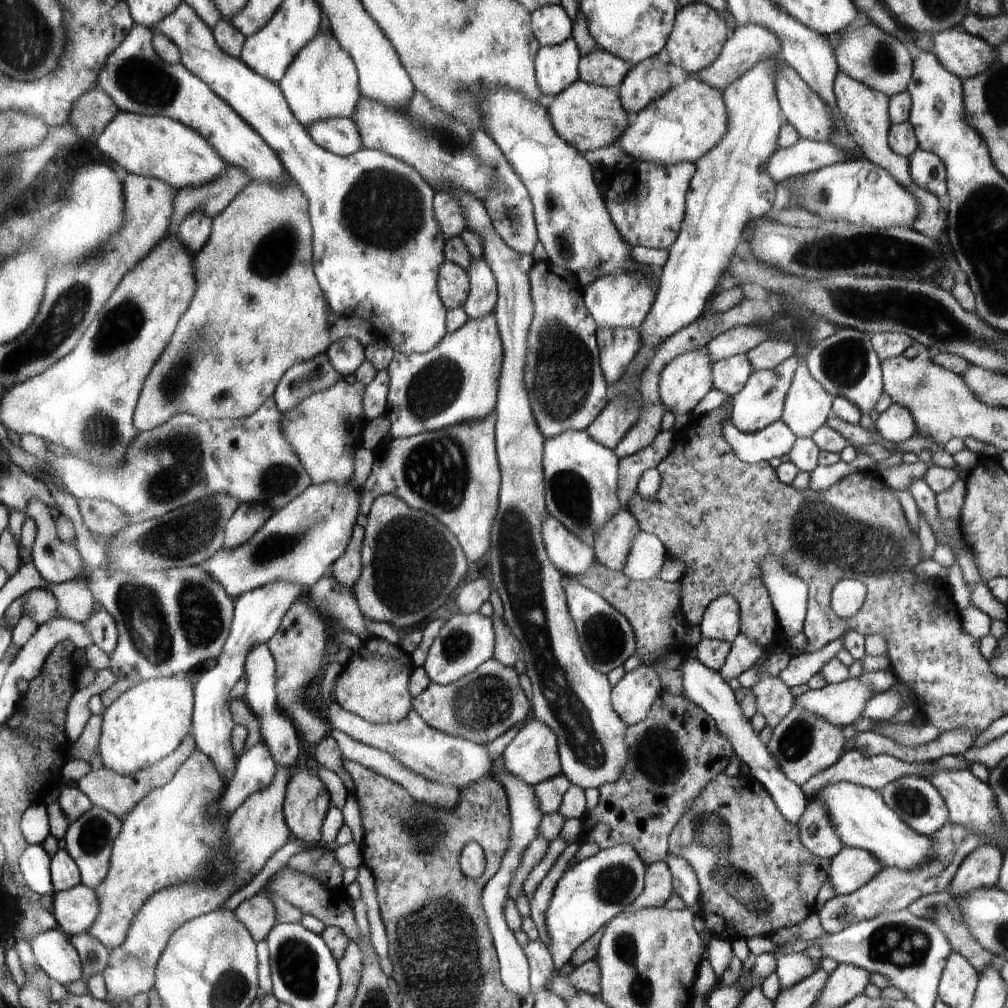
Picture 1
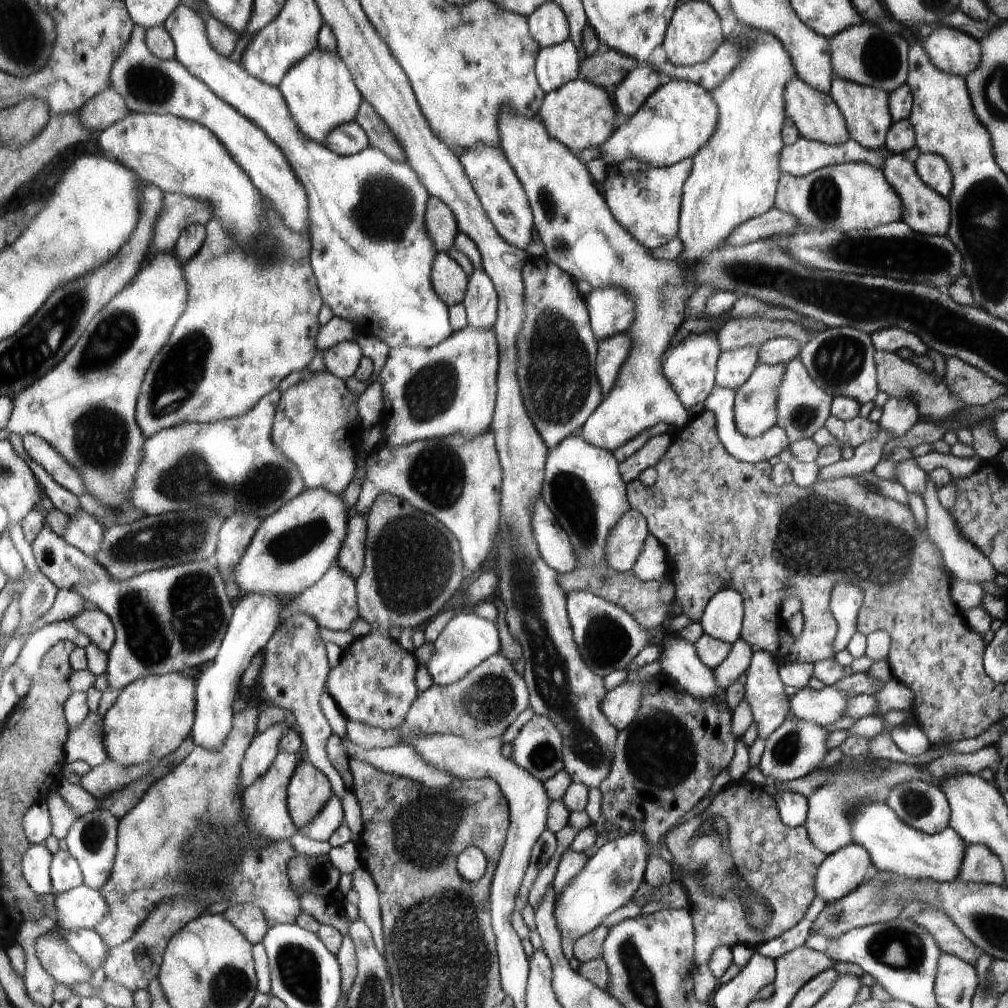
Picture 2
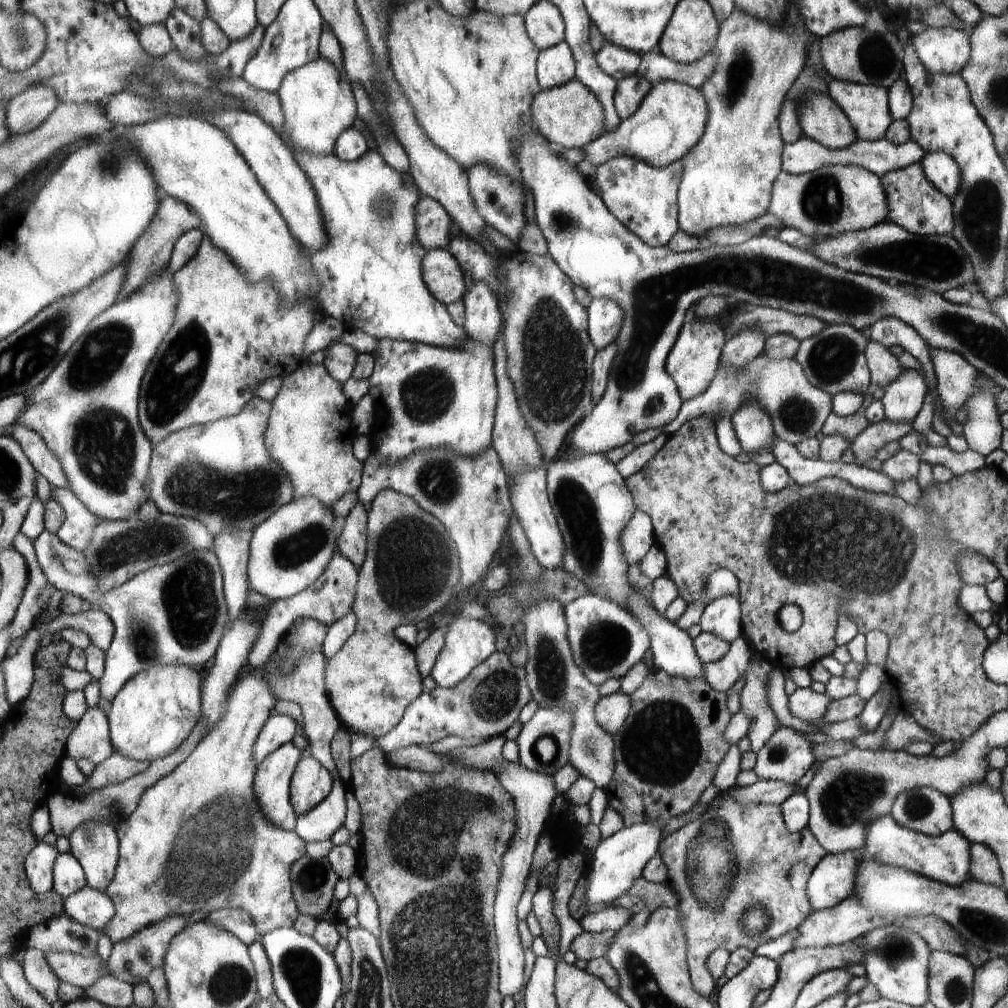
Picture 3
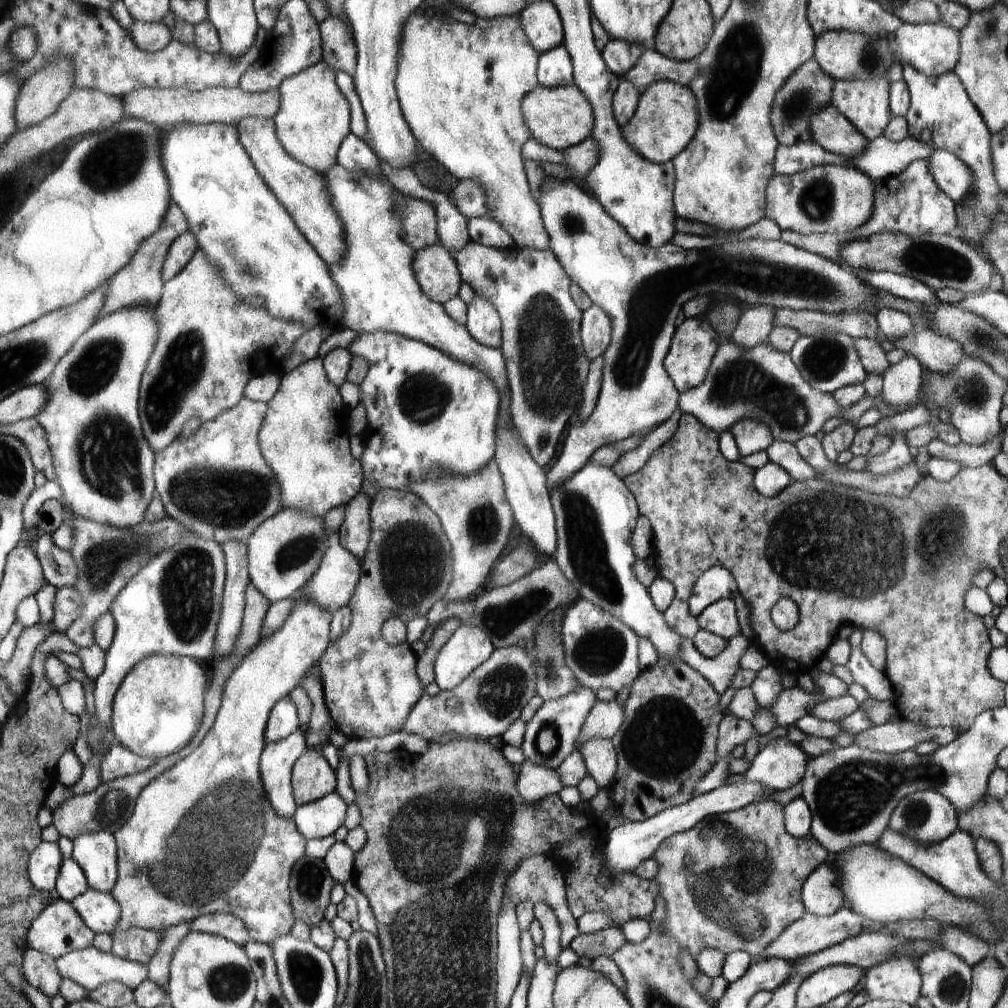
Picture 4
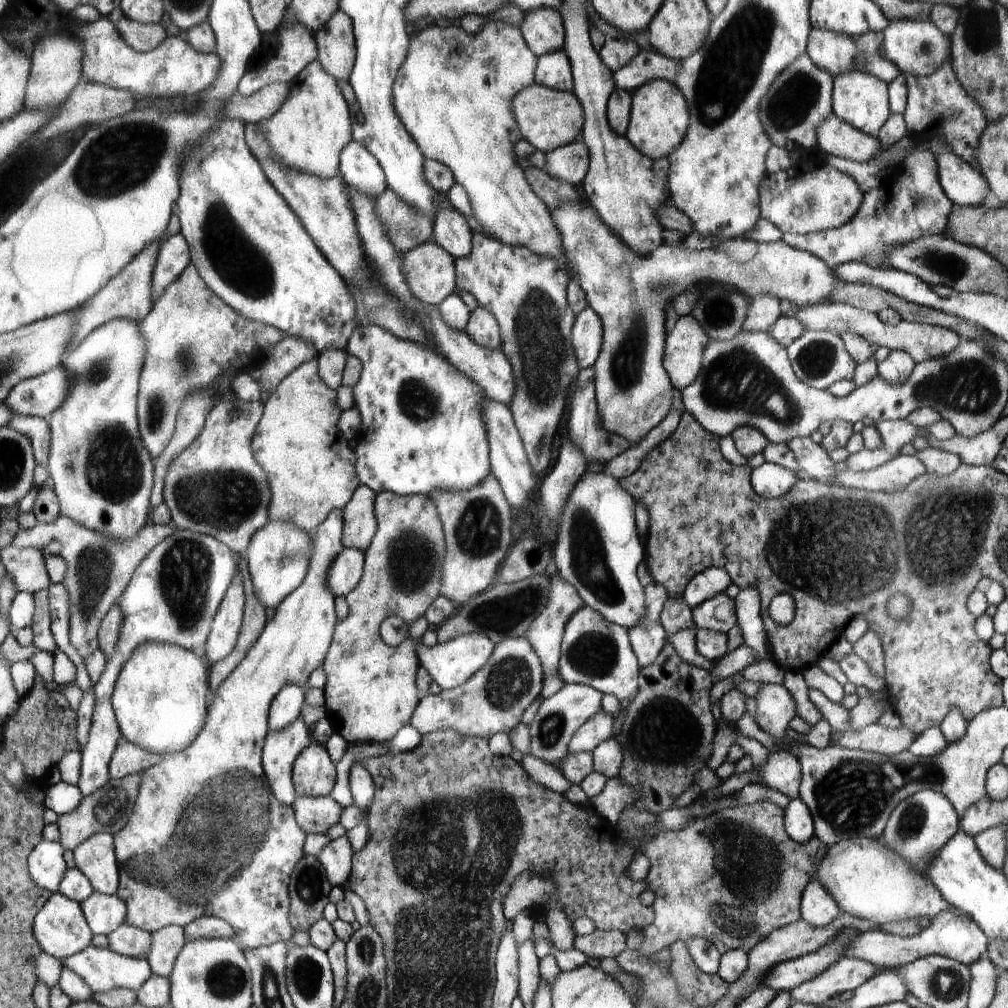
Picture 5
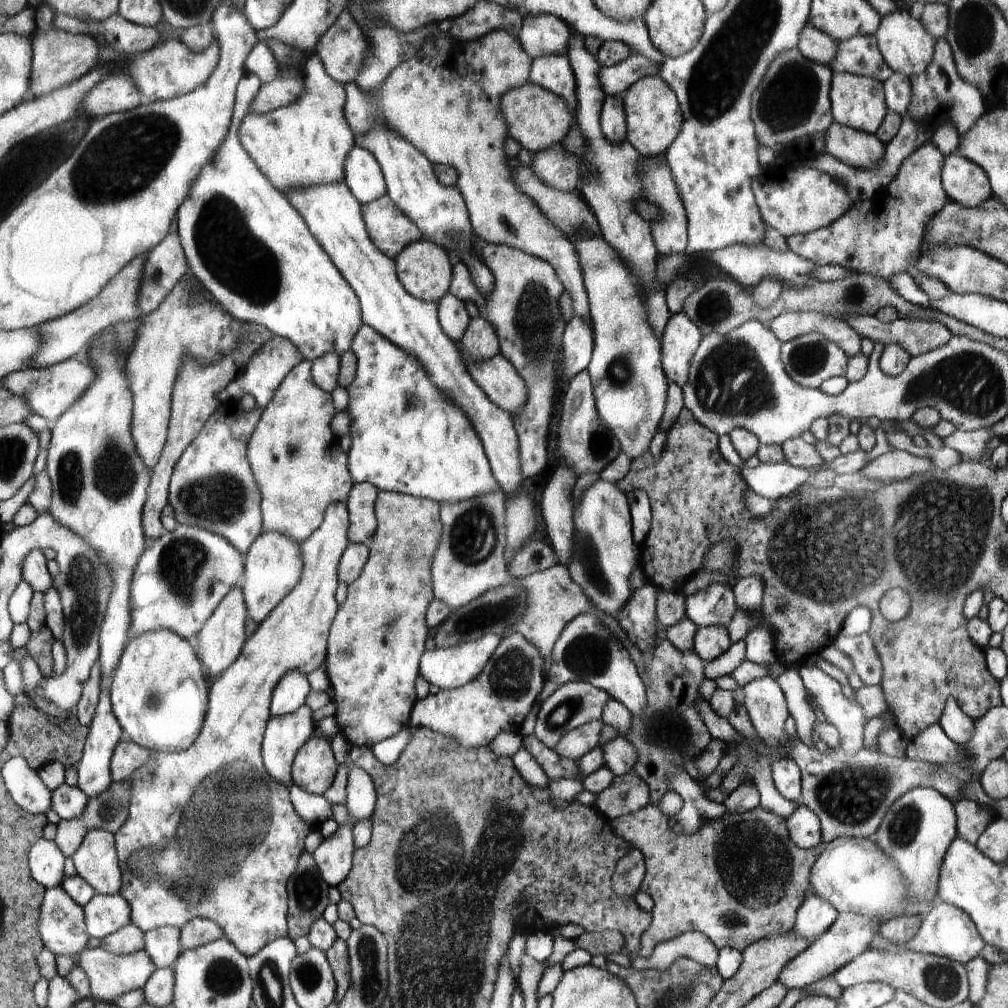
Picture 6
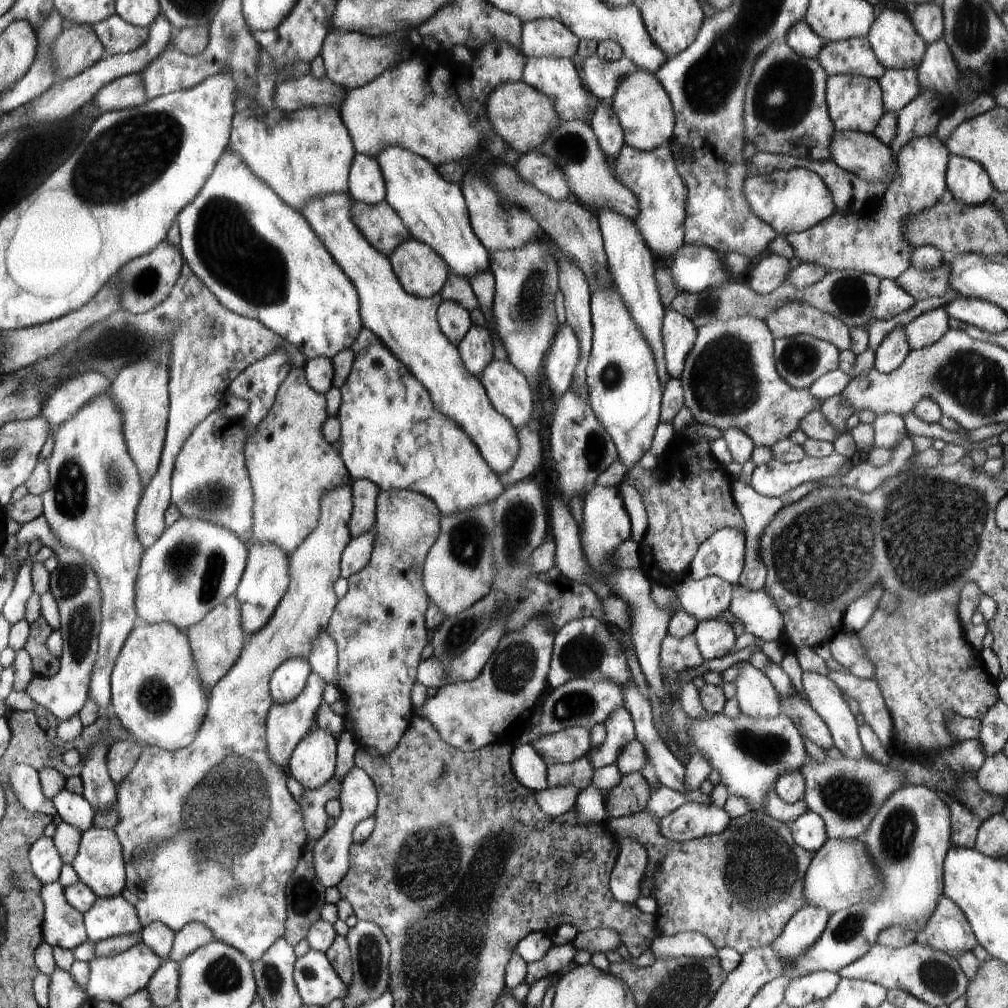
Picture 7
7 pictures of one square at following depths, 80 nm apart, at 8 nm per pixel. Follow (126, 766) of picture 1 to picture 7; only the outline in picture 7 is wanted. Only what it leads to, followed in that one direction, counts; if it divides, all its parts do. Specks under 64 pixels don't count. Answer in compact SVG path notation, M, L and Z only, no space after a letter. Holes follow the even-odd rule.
M137 622L131 630L111 674L110 710L120 724L129 732L131 739L142 745L175 751L187 747L199 732L206 714L206 694L200 684L201 678L195 657L190 652L186 632L172 623L148 624Z

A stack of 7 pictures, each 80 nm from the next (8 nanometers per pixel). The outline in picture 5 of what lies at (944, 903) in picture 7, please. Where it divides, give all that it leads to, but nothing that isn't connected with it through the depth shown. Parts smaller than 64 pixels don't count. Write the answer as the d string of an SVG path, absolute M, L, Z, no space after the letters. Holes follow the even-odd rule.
M954 910L941 912L930 920L931 925L928 928L911 937L899 937L880 929L858 933L854 944L847 946L847 952L843 956L863 959L880 969L900 968L926 955L947 956L968 966L985 956L989 940L972 919L964 914L957 915Z

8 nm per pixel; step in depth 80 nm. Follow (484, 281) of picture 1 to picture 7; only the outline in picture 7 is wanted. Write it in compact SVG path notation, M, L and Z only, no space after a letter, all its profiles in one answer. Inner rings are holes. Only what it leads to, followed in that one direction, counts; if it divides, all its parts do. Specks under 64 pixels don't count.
M472 324L458 345L460 358L476 378L494 358L494 343L490 334L486 326Z

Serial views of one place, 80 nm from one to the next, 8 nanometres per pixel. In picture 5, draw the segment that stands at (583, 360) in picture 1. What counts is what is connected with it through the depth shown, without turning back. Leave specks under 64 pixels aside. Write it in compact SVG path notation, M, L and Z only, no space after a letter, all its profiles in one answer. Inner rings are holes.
M473 232L471 251L467 257L455 259L456 292L466 290L498 319L502 335L502 351L510 360L516 378L516 394L510 401L510 409L515 425L520 431L522 445L532 468L537 472L546 470L552 458L554 434L560 426L562 414L566 410L568 396L573 394L572 386L578 381L579 359L571 341L571 332L577 320L567 299L567 286L572 276L554 258L536 255L522 247L513 247L496 239Z

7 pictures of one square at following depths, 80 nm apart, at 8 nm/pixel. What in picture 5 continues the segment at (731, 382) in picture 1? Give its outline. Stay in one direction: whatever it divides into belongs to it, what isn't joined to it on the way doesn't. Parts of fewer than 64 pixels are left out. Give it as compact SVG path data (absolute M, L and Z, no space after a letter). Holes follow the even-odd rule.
M769 295L752 299L752 304L749 305L746 318L743 320L743 332L763 331L767 333L767 330L783 314L779 302L778 299Z

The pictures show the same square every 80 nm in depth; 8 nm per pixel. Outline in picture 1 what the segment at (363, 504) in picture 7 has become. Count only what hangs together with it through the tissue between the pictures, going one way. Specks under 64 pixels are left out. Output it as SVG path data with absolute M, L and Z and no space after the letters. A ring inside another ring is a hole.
M359 524L354 528L354 536L347 546L346 552L338 561L332 564L333 578L342 586L352 590L362 577L362 546L365 538L365 530Z

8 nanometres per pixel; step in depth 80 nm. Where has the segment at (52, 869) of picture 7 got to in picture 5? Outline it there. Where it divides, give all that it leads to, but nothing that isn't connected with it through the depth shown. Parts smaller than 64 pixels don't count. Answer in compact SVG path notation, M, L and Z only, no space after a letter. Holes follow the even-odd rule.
M44 839L33 851L29 861L32 878L38 886L57 893L60 890L61 882L67 872L66 863L64 862L65 848L61 843Z

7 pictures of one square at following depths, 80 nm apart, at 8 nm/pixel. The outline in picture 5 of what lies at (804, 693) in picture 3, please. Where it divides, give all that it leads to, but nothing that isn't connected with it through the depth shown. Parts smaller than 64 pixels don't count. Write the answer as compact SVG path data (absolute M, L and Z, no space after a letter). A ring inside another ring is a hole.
M766 683L756 697L756 702L758 726L775 738L787 736L788 724L797 715L796 701L790 691L783 684Z

